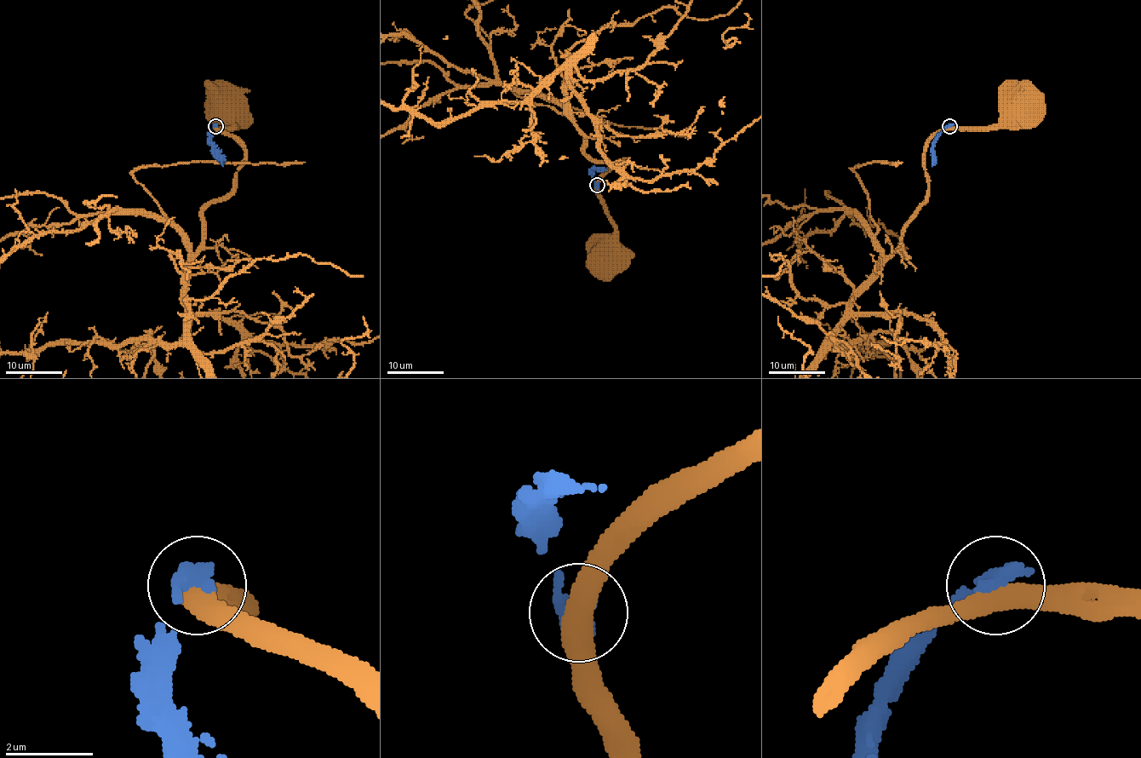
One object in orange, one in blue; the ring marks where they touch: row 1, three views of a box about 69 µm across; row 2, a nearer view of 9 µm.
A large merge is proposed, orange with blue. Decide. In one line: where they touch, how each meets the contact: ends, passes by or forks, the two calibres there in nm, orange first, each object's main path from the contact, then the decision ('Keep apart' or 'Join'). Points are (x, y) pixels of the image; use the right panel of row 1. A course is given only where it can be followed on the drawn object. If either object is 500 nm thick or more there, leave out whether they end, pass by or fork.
Place: (949, 126). At the ring orange passes by. At the ring blue ends. Thickness 480 nm (orange) against 440 nm. Course of orange: (948, 127), (1000, 125), (1018, 112), (1023, 106). Course of blue: (948, 127), (936, 140), (931, 166). Keep apart

